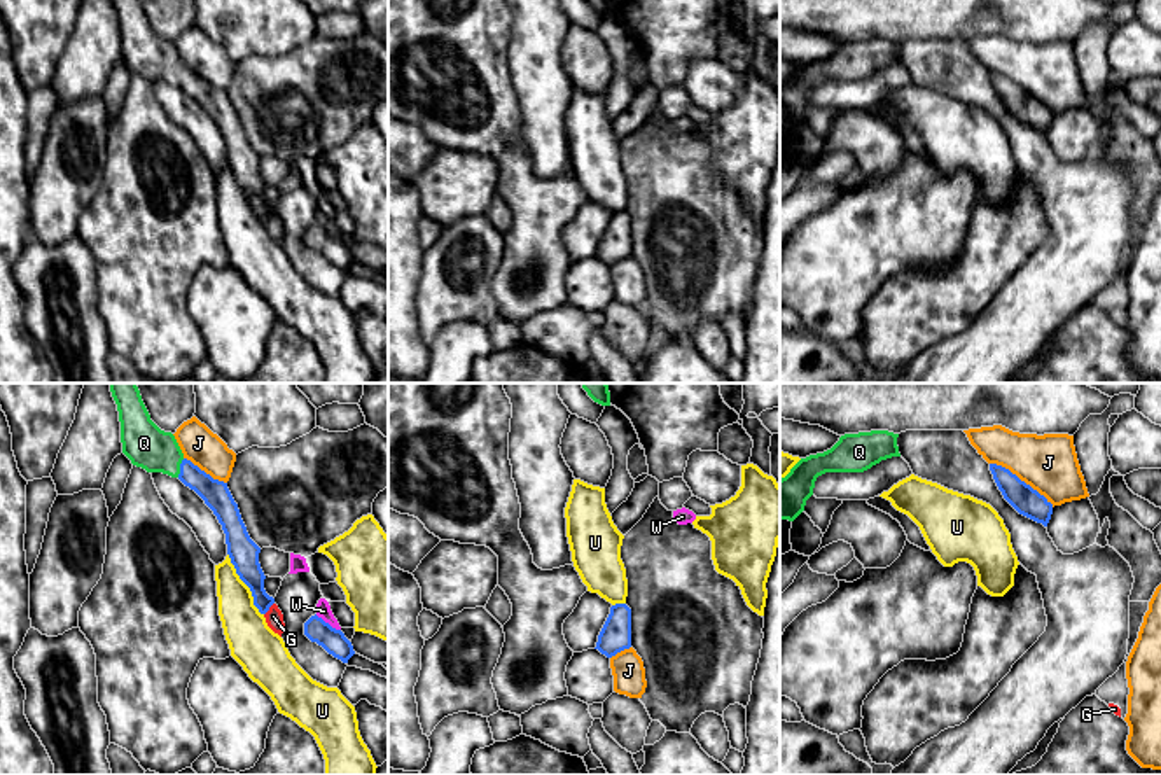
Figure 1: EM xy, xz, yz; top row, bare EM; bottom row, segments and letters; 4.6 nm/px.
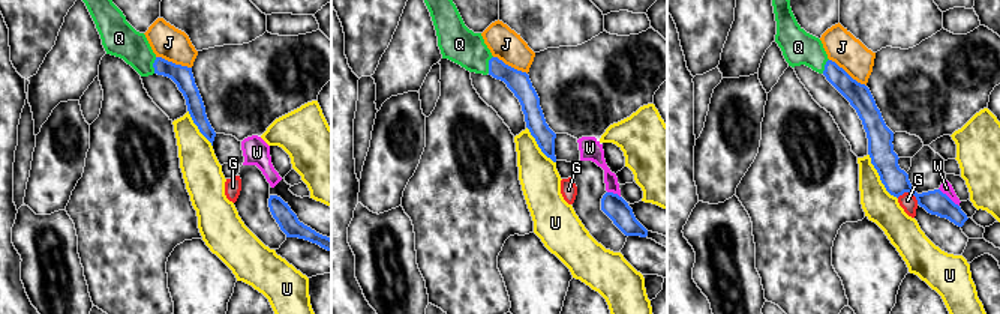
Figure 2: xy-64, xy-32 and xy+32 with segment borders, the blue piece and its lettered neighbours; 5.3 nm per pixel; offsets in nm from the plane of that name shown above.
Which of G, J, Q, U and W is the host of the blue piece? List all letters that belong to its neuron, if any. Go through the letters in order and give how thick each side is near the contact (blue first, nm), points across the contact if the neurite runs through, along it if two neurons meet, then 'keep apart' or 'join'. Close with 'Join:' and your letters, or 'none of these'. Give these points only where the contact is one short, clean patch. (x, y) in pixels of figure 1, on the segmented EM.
G: 120 nm thick on the blue side, 80 nm on the other; border along xy (273, 602), (264, 614); keep apart
J: 130 nm thick on the blue side, 260 nm on the other; keep apart
Q: 130 nm thick on the blue side, 200 nm on the other; runs through xy (215, 494), (180, 467), (144, 443); join
U: 140 nm thick on the blue side, 200 nm on the other; keep apart
W: 110 nm thick on the blue side, 70 nm on the other; border along xy (315, 614), (340, 630); keep apart
Join: Q

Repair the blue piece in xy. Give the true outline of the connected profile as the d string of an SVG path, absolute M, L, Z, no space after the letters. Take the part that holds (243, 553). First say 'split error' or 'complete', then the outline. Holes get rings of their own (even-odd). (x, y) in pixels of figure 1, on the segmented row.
split error; M110 383L110 392L119 411L122 453L147 472L178 478L205 500L222 525L236 574L250 588L254 605L266 614L275 598L264 590L261 548L250 539L227 483L213 479L184 457L175 436L150 420L136 383Z

